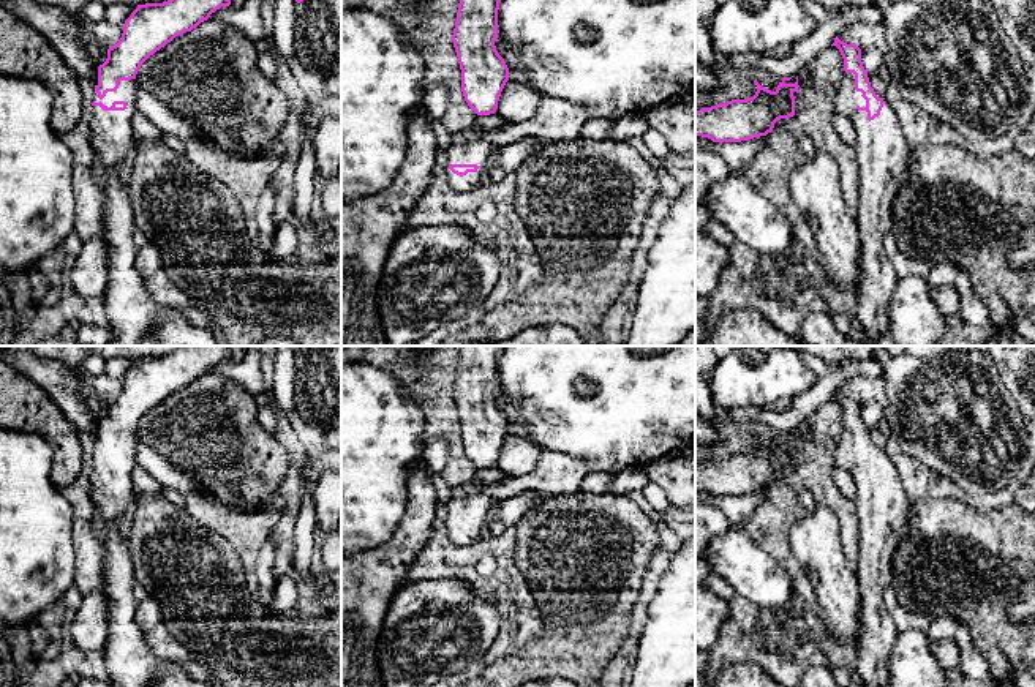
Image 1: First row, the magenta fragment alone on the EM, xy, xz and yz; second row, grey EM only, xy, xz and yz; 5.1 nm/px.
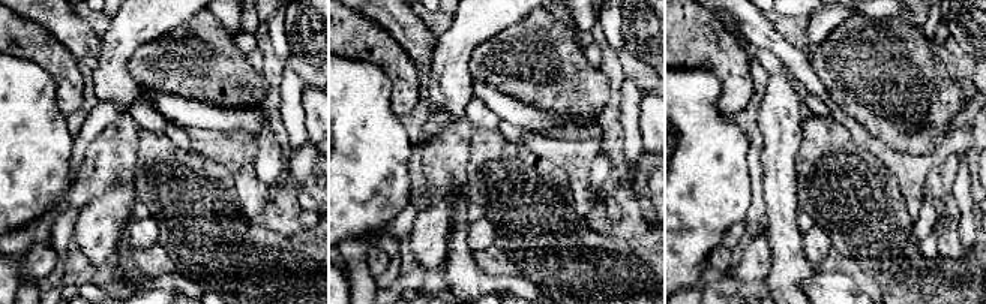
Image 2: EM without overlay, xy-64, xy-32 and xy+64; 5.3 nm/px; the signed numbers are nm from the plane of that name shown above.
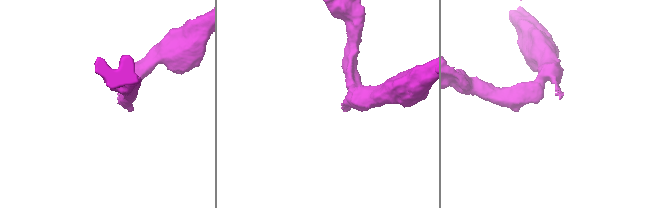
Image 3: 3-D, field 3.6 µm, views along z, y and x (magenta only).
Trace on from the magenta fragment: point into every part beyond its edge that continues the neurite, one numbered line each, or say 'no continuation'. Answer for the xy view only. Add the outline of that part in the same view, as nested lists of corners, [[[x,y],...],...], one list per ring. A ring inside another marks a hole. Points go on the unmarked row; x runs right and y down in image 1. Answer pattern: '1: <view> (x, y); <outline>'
1: xy (130, 662); [[[136,433],[120,434],[115,445],[103,453],[95,445],[90,472],[90,497],[95,513],[101,516],[106,546],[101,551],[100,584],[107,599],[107,640],[103,648],[106,678],[111,687],[149,687],[155,670],[164,662],[156,657],[145,641],[145,635],[134,622],[136,602],[133,599],[133,562],[128,543],[119,532],[117,518],[130,507],[136,494],[131,474],[137,450]],[[114,455],[125,455],[125,464],[103,464],[98,456],[111,461]]]

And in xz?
1: xz (473, 506); [[[484,493],[452,496],[446,505],[446,529],[450,542],[458,546],[477,543],[480,540],[480,531],[491,504],[493,499]],[[450,518],[477,518],[479,523],[460,531],[449,523]]]

